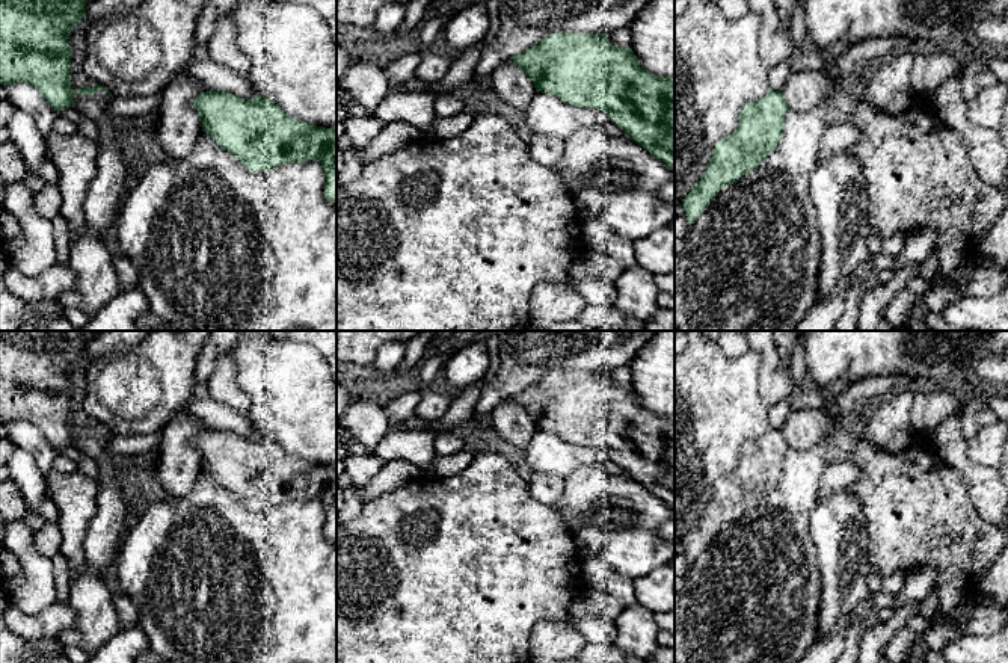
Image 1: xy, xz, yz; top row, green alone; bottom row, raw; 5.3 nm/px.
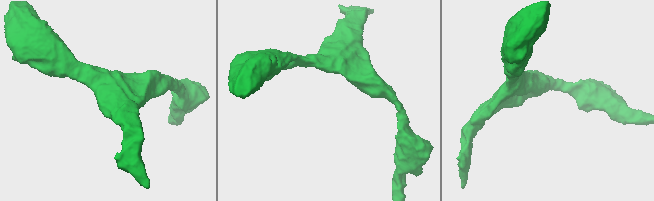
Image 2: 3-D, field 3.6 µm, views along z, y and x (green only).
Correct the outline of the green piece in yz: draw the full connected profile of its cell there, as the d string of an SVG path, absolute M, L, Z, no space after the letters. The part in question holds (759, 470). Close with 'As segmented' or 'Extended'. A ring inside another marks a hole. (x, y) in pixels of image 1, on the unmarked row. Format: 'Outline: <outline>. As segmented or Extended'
Outline: M776 427L742 443L736 468L717 480L699 523L682 538L690 565L720 529L758 507L777 488L788 450L783 432Z. As segmented

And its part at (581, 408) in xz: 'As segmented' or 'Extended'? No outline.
As segmented

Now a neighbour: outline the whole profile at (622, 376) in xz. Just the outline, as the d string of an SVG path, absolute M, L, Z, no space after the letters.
M629 365L608 370L608 381L619 387L629 387L632 382L632 370Z

